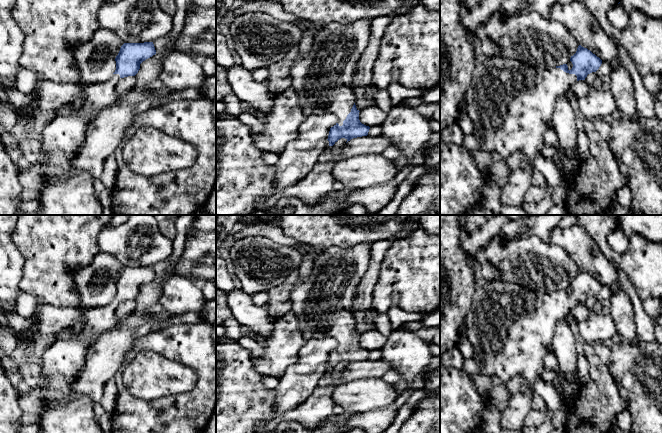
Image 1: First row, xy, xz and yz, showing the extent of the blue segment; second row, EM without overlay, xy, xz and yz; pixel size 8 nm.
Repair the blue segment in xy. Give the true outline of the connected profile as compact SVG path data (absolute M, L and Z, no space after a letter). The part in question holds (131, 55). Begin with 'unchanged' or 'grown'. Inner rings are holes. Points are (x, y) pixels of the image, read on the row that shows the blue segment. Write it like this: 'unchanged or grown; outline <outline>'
grown; outline M153 42L124 43L115 58L116 70L106 81L85 84L79 82L86 95L86 101L80 108L65 106L59 109L55 118L39 128L37 136L41 140L42 152L40 161L44 173L44 185L40 194L40 209L43 215L103 215L103 206L94 189L94 178L87 172L74 168L77 151L85 141L89 123L94 113L113 104L118 98L115 90L121 78L135 76L140 64L156 54Z

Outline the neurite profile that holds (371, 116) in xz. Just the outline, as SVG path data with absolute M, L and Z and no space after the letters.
M376 105L364 108L359 112L360 122L369 127L381 125L386 117L387 114Z

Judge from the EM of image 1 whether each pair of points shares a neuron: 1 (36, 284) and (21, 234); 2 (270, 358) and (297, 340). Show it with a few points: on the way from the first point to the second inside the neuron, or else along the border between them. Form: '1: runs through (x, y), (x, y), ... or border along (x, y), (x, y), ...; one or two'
1: runs through (36, 272), (36, 249), (33, 246); one
2: runs through (277, 353), (290, 340); one

